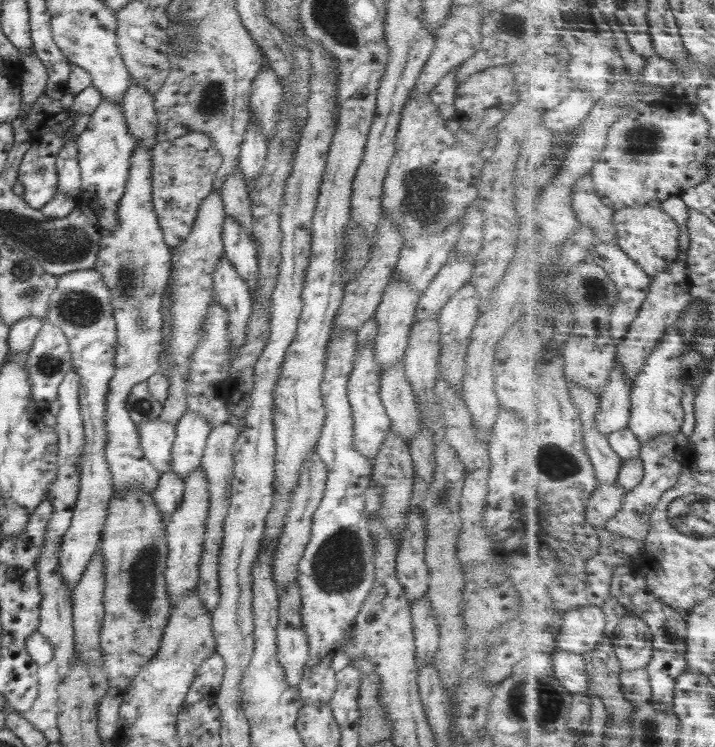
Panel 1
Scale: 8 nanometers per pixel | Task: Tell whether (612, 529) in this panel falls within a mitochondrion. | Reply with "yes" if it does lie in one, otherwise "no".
no

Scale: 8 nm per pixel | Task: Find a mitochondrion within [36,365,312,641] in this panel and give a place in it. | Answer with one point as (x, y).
(141, 577)

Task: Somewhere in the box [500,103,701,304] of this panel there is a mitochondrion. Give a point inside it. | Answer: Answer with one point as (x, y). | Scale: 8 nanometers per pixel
(641, 140)

